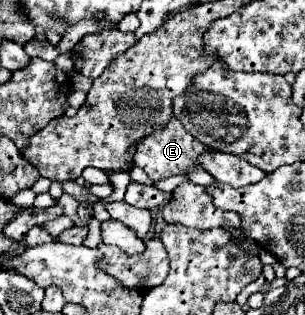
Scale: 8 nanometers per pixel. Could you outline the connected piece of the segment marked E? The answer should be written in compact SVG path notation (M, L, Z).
M174 118L170 120L170 124L166 124L166 128L162 128L162 132L154 132L154 136L146 136L146 140L138 142L138 150L134 154L134 166L142 168L152 180L164 180L168 176L186 174L192 166L200 168L196 160L204 152L208 152L208 148L200 144L194 136L190 136L184 130L184 126Z

